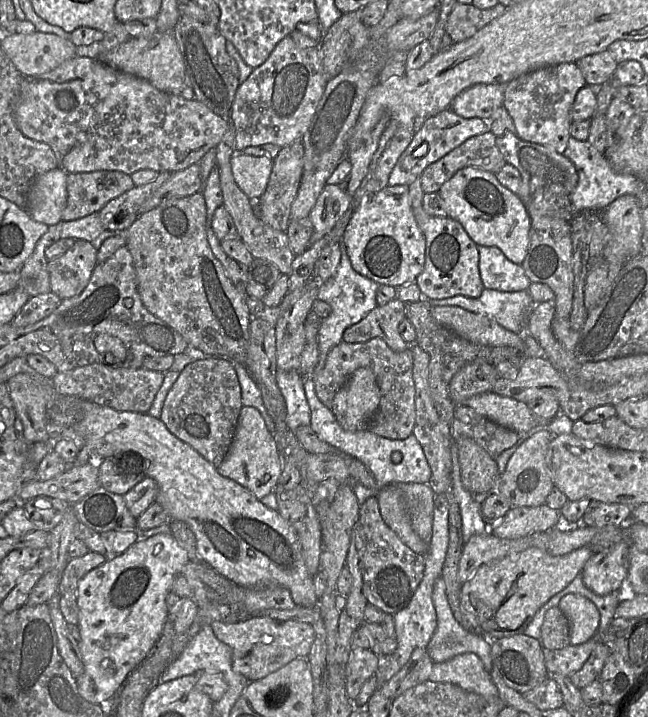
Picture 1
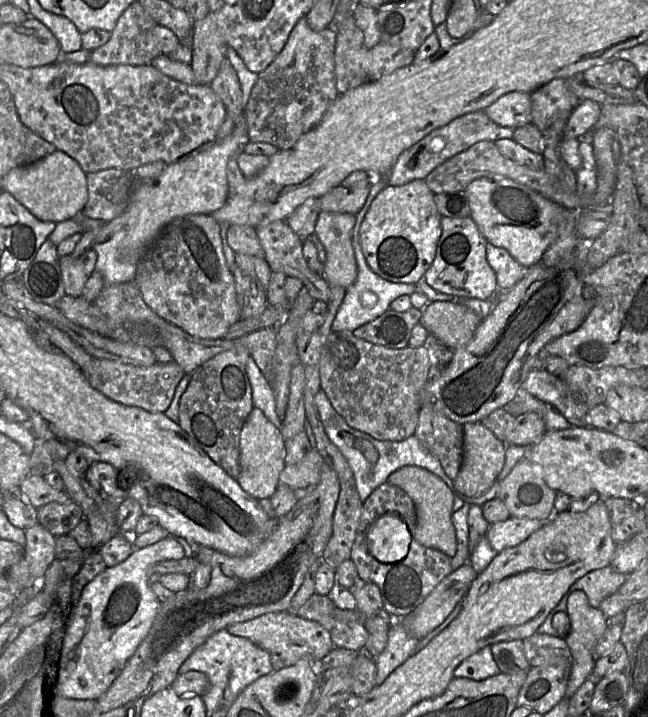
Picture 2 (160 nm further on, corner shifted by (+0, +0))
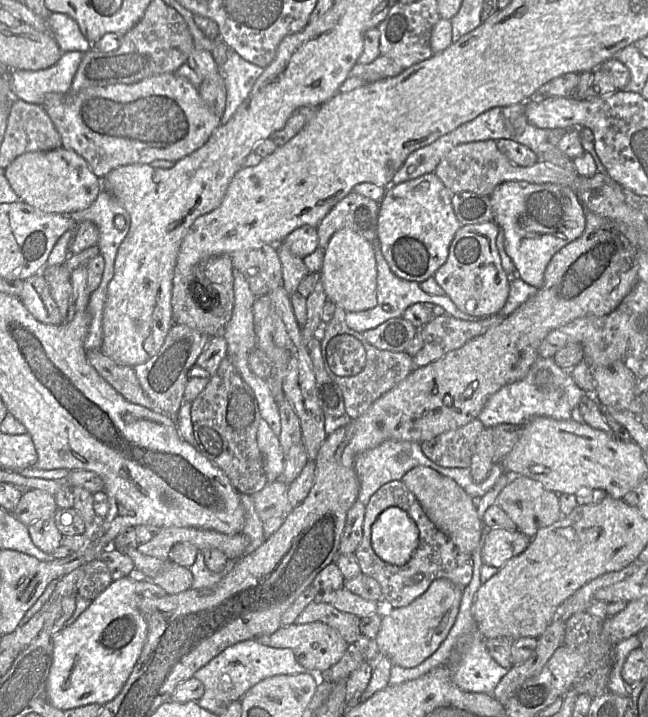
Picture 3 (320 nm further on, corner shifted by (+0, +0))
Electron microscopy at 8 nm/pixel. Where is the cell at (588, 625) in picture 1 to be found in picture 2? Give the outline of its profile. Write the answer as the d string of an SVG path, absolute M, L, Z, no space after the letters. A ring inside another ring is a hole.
M582 590L574 591L569 596L567 613L571 621L571 630L565 640L572 653L572 667L564 697L571 699L579 687L592 677L596 661L594 650L608 629L609 620L599 608L594 608L590 605L586 593Z

